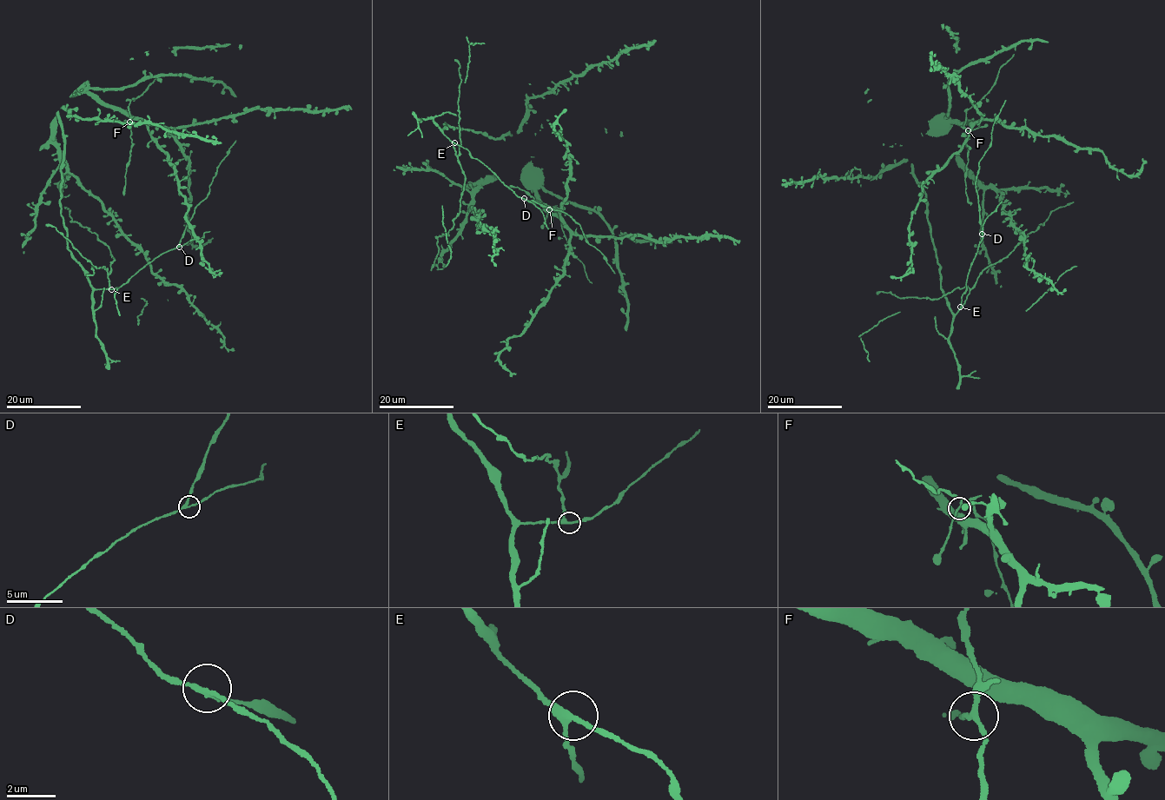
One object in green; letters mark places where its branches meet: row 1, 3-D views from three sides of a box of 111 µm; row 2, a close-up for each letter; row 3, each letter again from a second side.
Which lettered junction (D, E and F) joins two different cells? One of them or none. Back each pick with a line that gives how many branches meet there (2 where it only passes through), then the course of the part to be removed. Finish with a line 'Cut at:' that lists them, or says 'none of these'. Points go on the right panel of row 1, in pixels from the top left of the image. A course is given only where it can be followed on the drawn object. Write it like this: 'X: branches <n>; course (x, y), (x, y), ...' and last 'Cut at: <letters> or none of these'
Cut at: none of these

